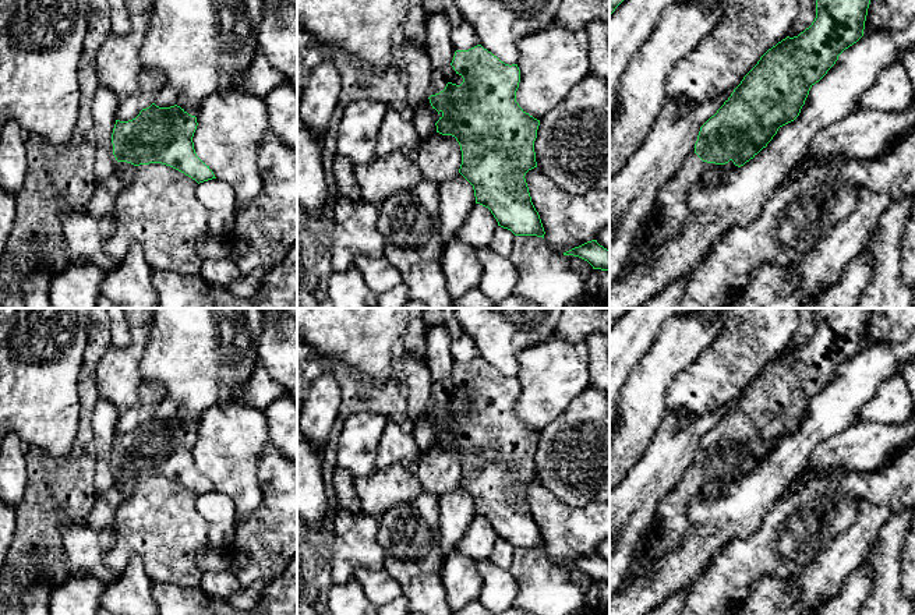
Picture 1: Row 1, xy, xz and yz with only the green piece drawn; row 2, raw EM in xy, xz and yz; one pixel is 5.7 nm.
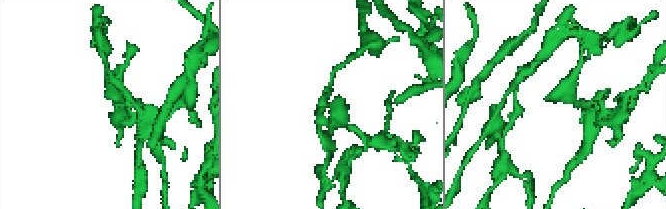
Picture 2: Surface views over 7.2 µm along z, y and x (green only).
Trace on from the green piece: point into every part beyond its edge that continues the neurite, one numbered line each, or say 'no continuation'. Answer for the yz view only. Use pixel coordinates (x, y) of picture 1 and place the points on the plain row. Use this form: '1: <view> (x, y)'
1: yz (670, 525)

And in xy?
1: xy (102, 515)

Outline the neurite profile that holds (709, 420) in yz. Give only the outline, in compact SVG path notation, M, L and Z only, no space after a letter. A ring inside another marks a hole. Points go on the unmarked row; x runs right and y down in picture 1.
M728 402L699 417L690 417L683 427L678 425L678 416L675 411L665 411L649 448L633 464L625 478L610 489L610 542L614 538L618 540L617 548L610 552L610 595L622 584L633 551L637 548L643 533L653 523L658 509L658 501L670 488L678 484L688 467L695 464L700 439L717 425L732 404L734 402Z

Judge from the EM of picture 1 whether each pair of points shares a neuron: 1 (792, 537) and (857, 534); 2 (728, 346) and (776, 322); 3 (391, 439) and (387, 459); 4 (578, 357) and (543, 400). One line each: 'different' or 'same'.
1: different
2: same
3: same
4: same

